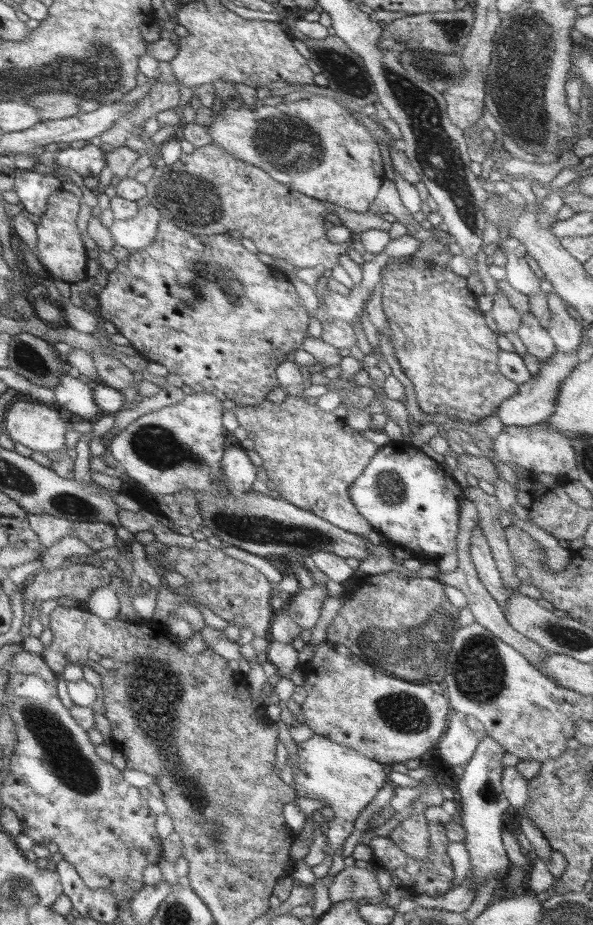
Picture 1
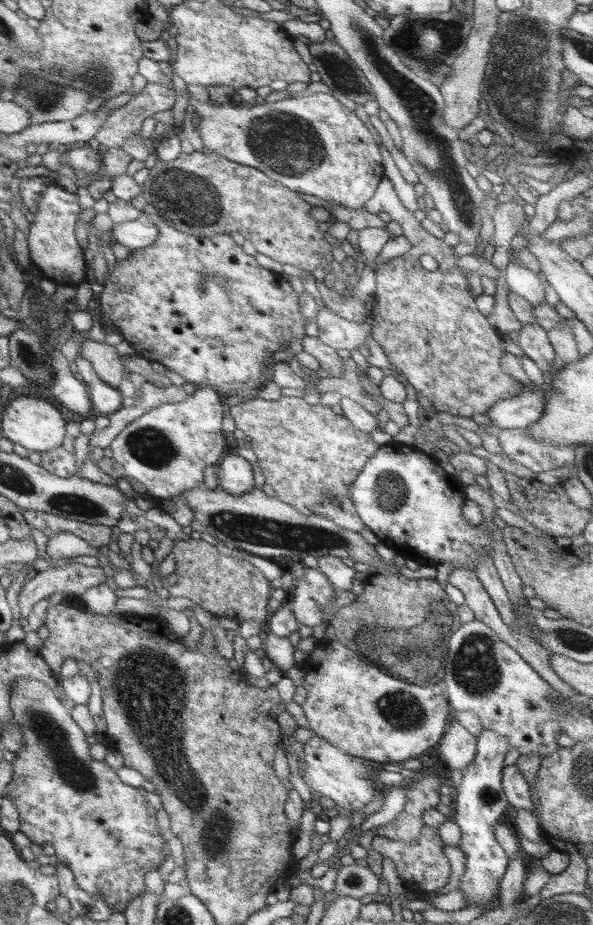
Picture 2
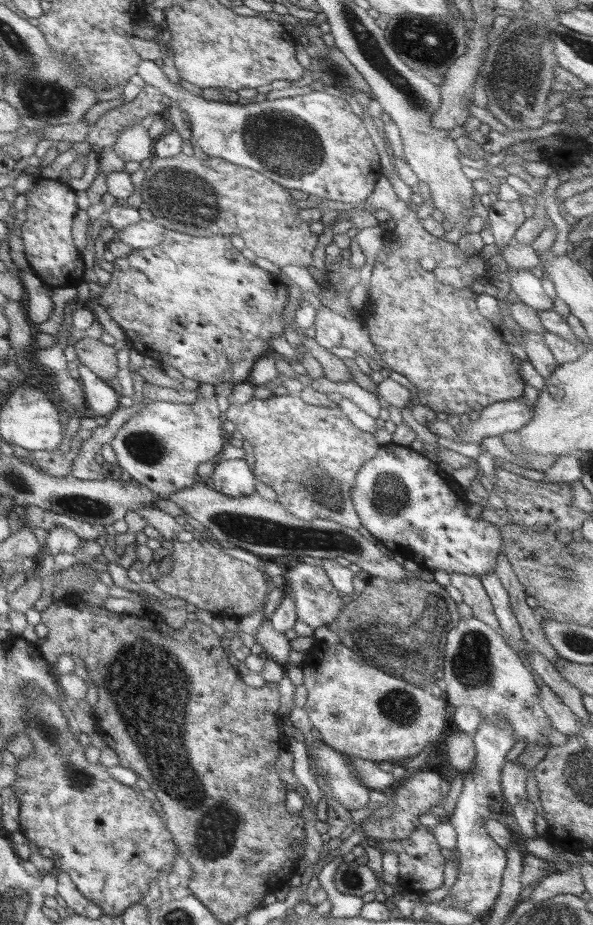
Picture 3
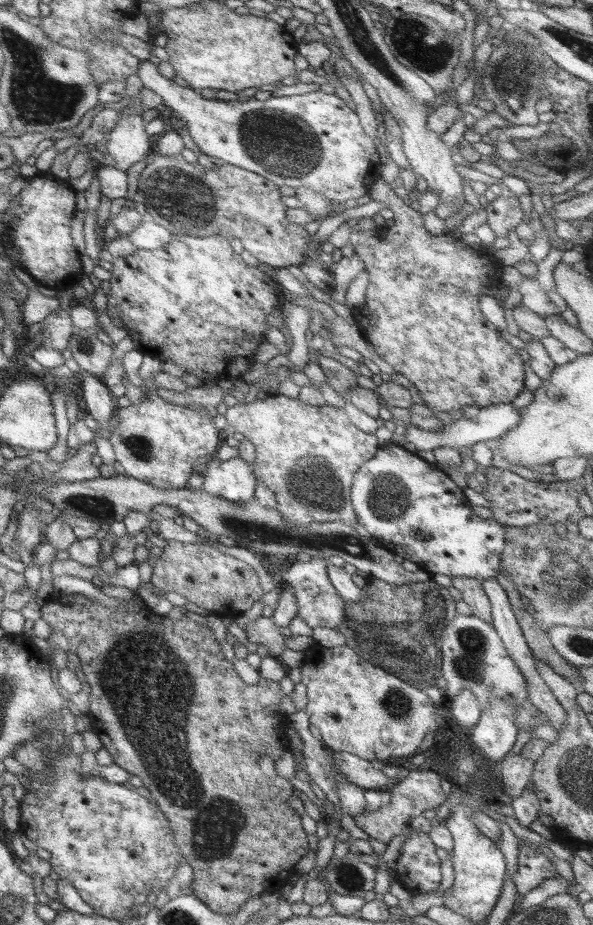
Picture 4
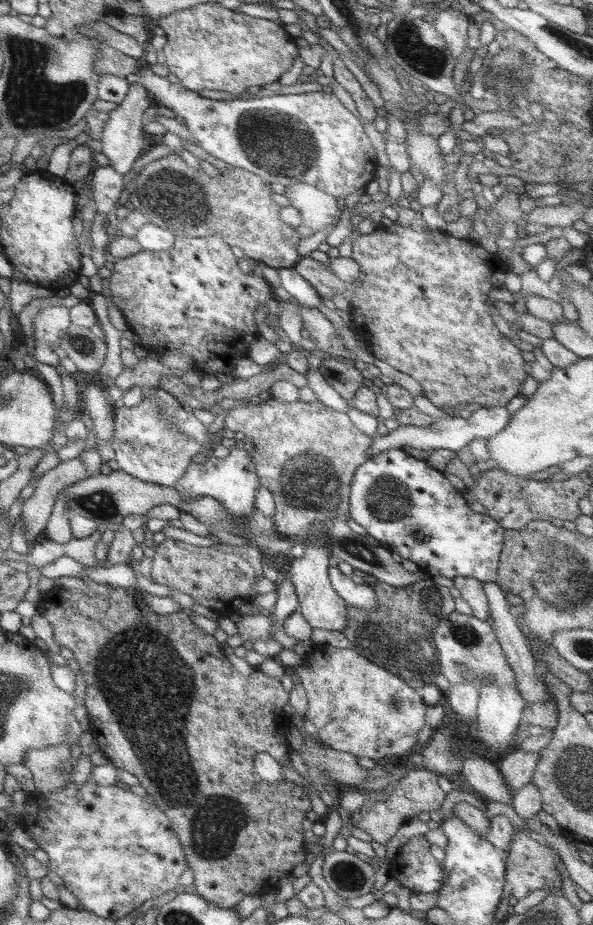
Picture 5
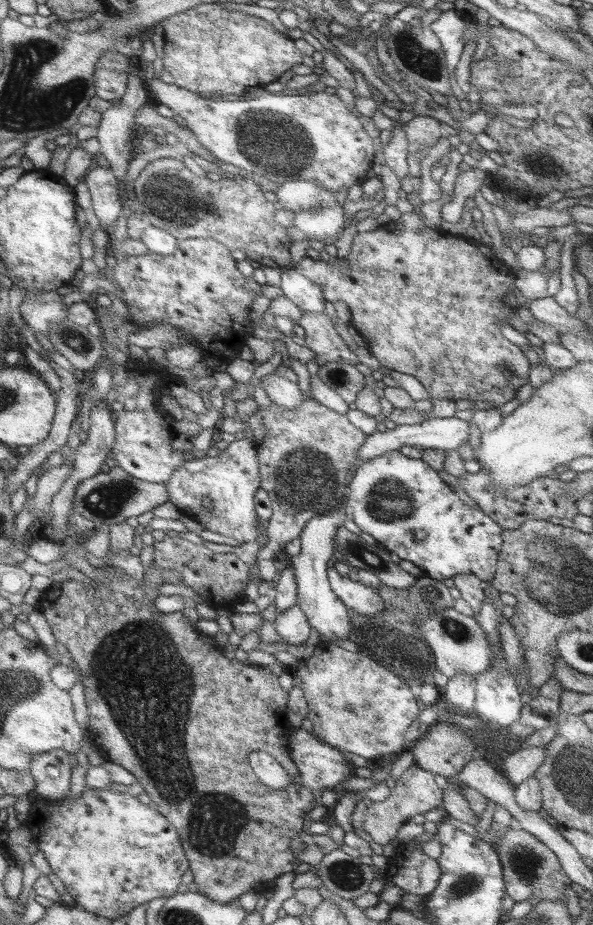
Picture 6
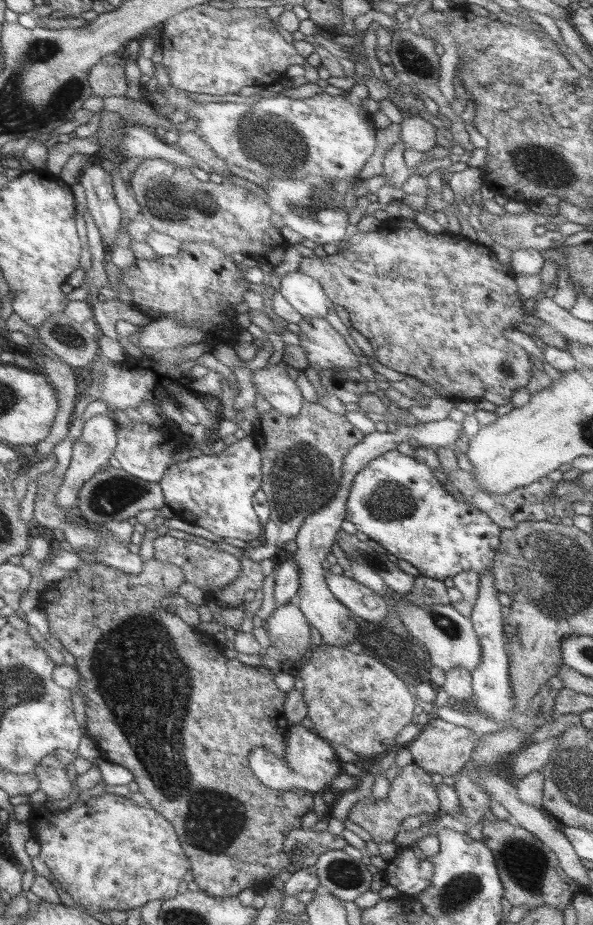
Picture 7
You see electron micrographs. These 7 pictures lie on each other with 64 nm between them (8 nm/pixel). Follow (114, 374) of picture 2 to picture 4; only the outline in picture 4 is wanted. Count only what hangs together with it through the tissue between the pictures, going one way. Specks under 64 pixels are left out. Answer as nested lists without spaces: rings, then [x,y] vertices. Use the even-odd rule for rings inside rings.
[[[73,328],[65,350],[71,352],[71,360],[75,360],[79,372],[87,372],[91,376],[101,376],[111,362],[111,348],[101,344],[95,334],[89,334],[87,330]]]

